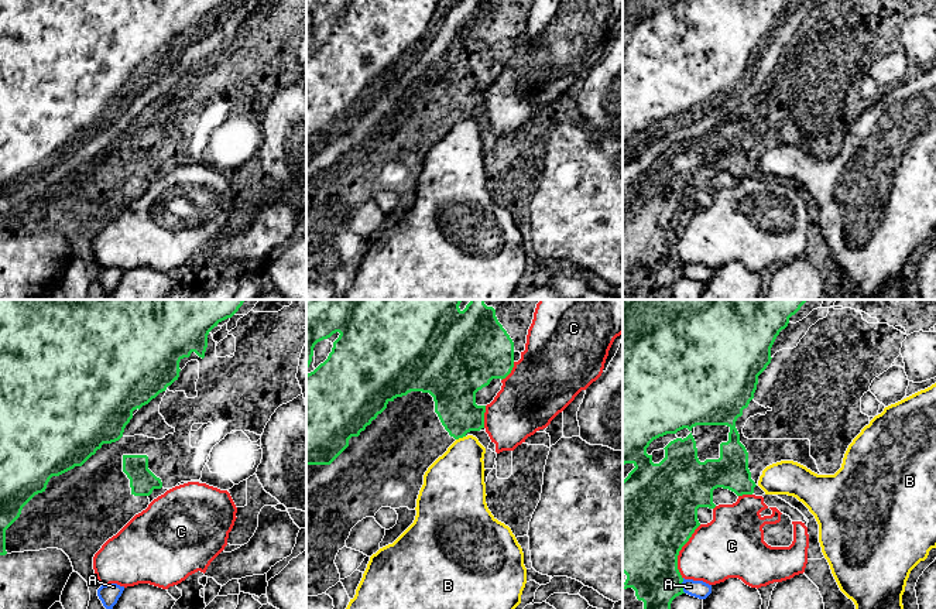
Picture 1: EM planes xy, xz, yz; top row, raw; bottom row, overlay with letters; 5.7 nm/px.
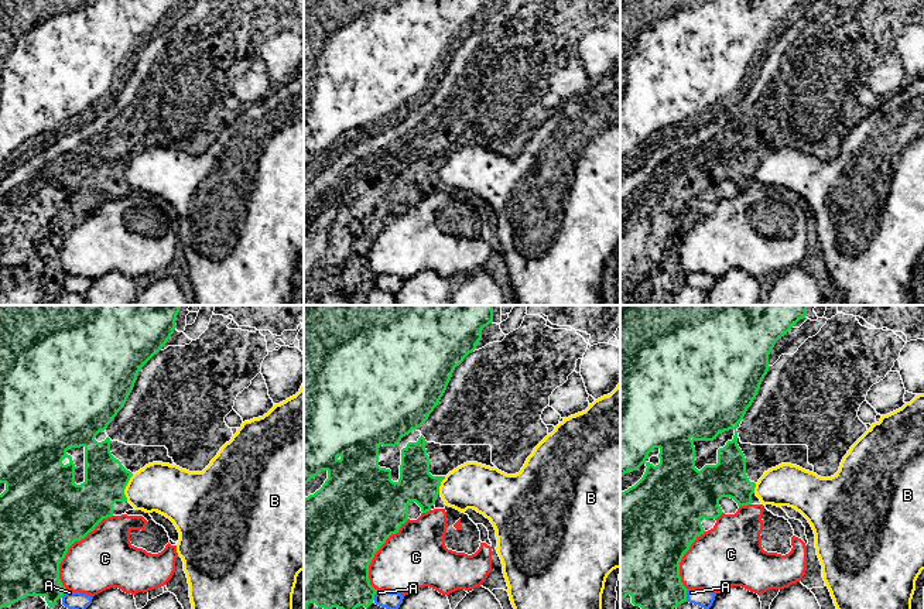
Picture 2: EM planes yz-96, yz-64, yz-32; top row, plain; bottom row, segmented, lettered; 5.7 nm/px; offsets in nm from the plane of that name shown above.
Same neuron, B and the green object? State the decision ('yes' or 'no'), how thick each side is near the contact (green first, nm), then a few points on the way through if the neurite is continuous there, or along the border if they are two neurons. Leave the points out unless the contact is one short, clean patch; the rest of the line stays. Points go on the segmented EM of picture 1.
no | 240/320 nm | along xz (465, 435), (456, 440)

